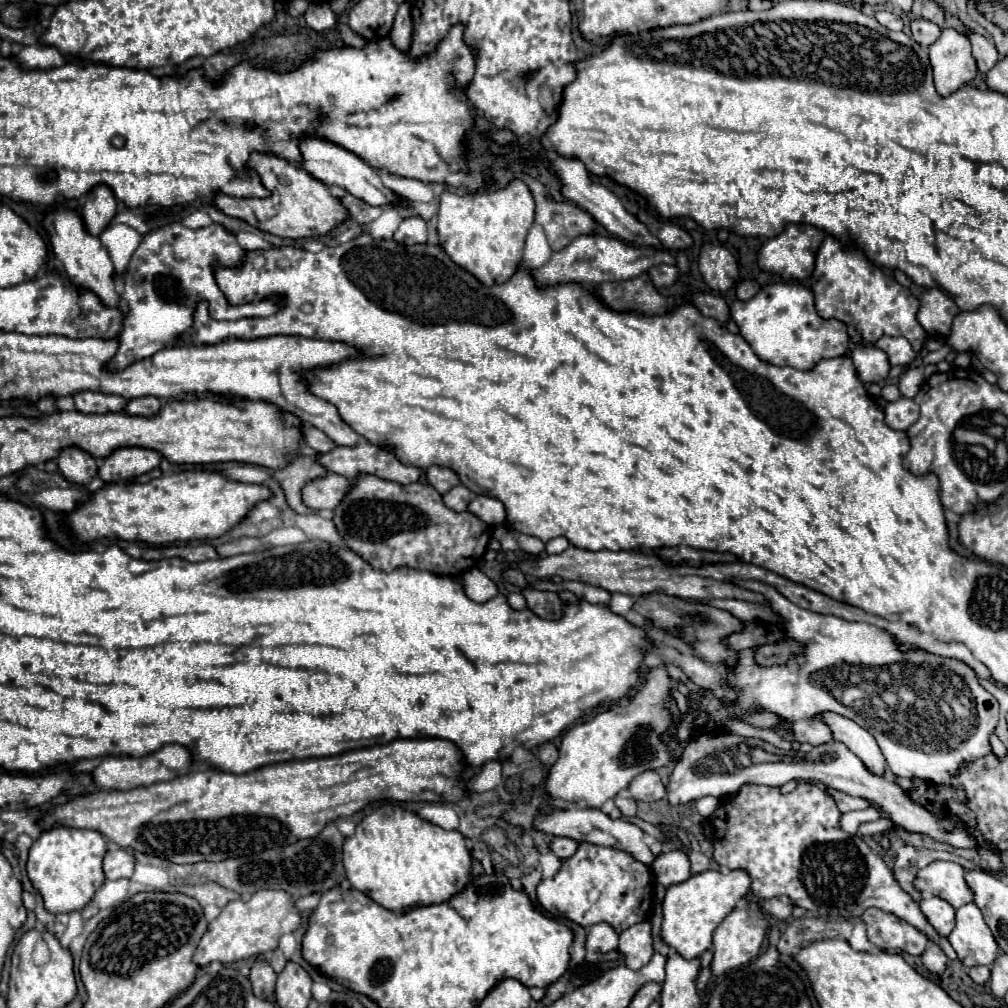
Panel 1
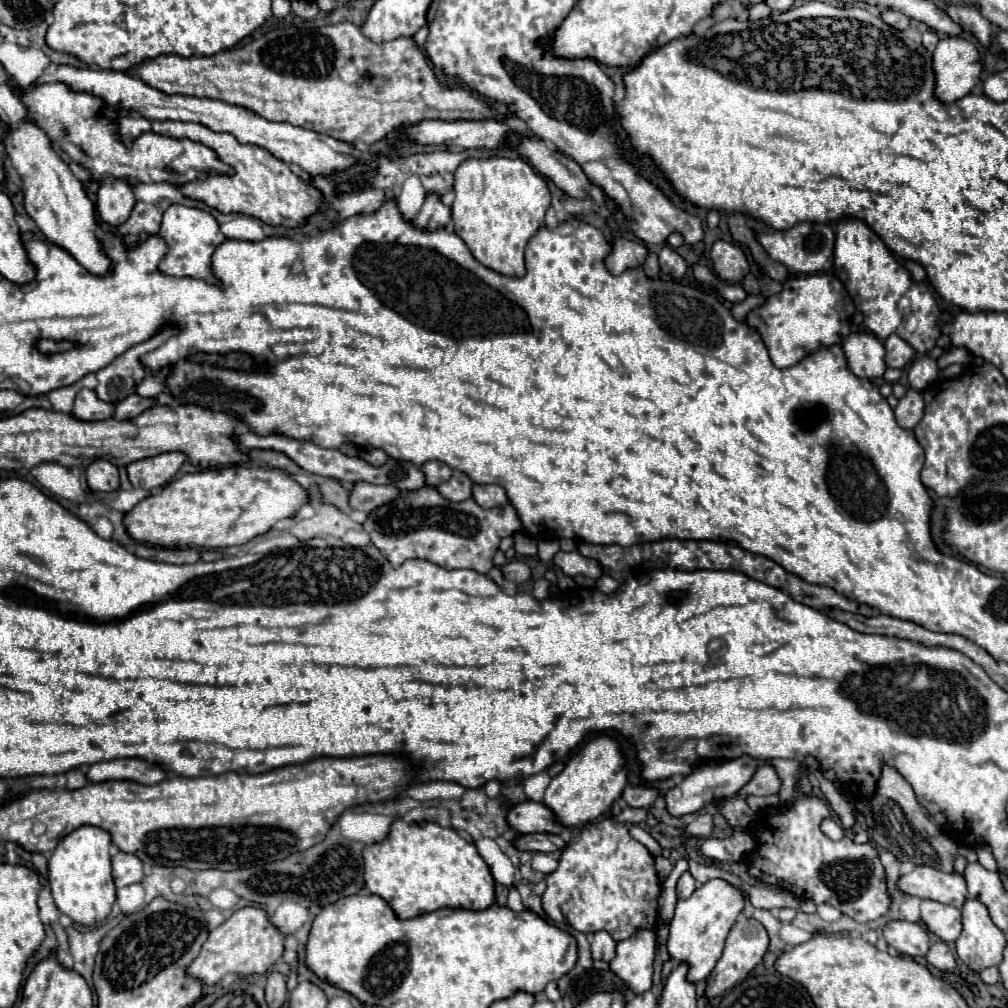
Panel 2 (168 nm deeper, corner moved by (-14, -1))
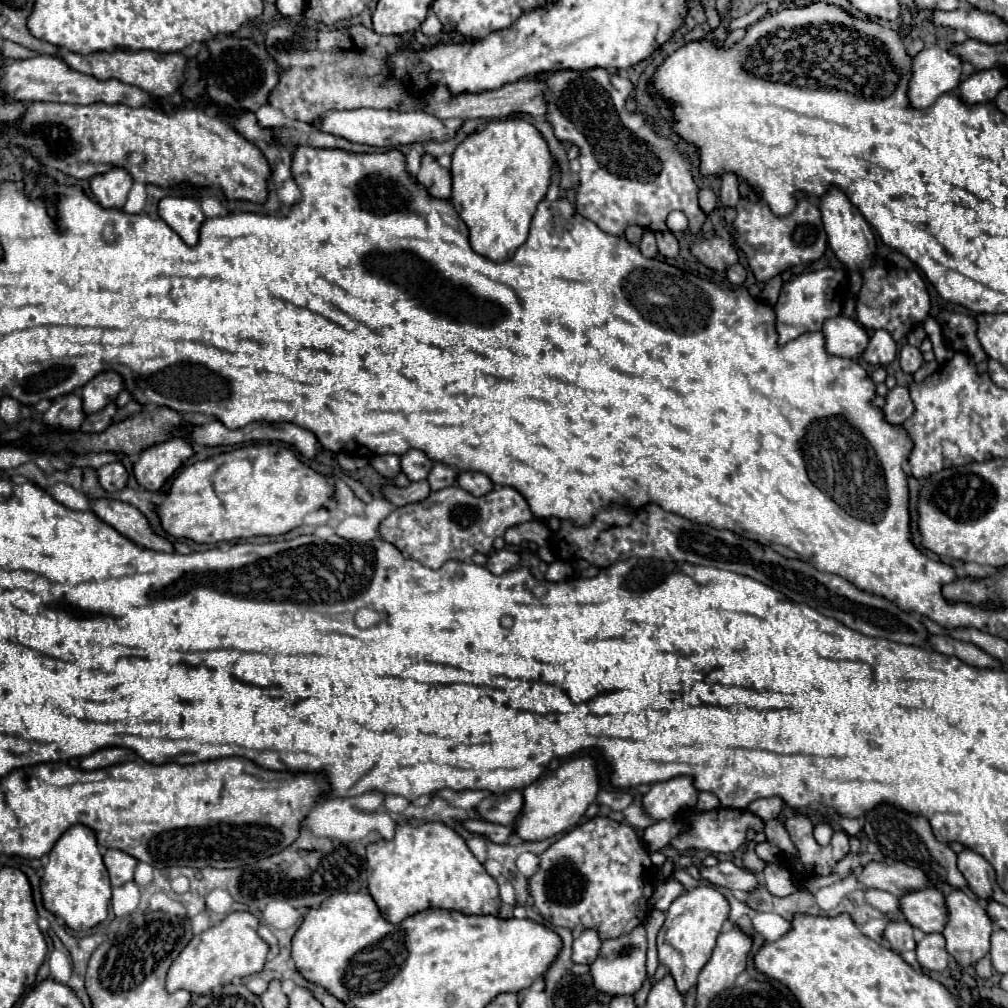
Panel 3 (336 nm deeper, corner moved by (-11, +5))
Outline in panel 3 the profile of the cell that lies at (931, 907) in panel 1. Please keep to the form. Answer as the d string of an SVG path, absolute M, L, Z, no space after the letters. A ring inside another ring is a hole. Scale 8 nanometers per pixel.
M935 888L915 890L901 896L901 910L907 922L923 932L943 932L947 924L947 902L945 896Z

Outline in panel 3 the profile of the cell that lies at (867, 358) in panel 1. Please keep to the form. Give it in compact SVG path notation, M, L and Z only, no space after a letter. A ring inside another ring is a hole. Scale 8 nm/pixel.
M845 316L827 320L827 324L823 326L823 334L827 340L825 344L827 352L831 352L833 356L851 358L851 360L857 360L865 352L871 340L869 332L861 324Z

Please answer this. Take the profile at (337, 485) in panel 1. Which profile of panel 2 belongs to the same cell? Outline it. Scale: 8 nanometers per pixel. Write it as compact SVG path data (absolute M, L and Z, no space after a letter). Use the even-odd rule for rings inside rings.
M356 482L354 490L350 492L350 506L354 510L370 512L378 506L384 506L386 502L392 502L400 494L402 492L394 486L376 486L376 484L368 484L368 482Z

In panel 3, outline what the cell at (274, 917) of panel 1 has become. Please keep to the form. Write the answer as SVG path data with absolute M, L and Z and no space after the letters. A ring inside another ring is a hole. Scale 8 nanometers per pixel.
M231 912L217 926L197 934L171 964L167 972L167 990L175 992L179 988L187 988L189 992L203 996L211 992L211 988L231 982L237 976L243 978L261 972L267 960L269 944L259 936L259 926L257 916L251 912Z

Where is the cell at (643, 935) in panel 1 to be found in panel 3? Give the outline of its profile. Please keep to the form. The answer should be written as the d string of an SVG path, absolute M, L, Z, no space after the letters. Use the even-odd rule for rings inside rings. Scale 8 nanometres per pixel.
M643 926L635 928L627 936L619 936L619 938L613 938L613 940L603 940L601 952L599 952L597 960L591 964L591 974L593 974L595 988L601 990L601 992L607 992L607 994L615 994L615 996L639 992L639 988L643 986L643 982L647 978L645 952L647 952L647 936L645 936Z

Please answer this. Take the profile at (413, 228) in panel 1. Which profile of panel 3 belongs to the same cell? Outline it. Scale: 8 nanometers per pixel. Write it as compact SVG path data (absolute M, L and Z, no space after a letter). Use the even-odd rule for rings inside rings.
M423 156L421 160L421 170L417 174L417 182L427 188L429 196L437 198L437 200L449 200L451 196L451 176L447 170L443 170L437 160L433 160L431 156Z

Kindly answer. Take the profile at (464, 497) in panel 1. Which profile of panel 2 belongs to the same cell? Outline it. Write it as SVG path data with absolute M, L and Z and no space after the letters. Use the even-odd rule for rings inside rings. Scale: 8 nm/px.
M454 470L450 480L438 484L436 490L444 498L450 498L450 502L462 502L462 500L468 500L472 496L472 482L470 482L470 478L466 478L466 474Z

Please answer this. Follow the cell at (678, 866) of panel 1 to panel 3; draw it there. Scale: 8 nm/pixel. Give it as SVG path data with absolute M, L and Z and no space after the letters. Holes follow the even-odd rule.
M671 876L669 880L665 880L663 884L659 884L659 886L655 888L655 892L653 892L653 896L651 896L651 904L653 904L657 910L663 910L663 912L665 912L665 910L671 906L671 902L673 902L679 894L683 894L683 892L685 892L683 884Z

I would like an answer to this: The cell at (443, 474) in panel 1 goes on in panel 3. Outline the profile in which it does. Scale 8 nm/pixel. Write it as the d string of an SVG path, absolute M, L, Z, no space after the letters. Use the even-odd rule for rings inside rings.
M411 450L401 456L401 470L407 474L407 478L411 482L425 480L429 476L433 464L435 462L425 452L419 452L419 450Z

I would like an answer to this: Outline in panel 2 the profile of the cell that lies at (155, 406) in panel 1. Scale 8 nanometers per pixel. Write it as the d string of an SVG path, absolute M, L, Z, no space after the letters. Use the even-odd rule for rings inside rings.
M132 394L128 398L124 398L122 402L116 404L114 408L114 418L116 420L130 420L130 418L136 418L138 414L142 414L144 410L148 410L152 406L152 398L142 398L138 394Z

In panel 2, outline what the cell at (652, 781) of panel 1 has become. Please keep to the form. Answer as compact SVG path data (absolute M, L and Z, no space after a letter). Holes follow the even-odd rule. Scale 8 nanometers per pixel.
M626 786L622 790L622 800L630 808L648 808L658 796L656 788L650 786Z

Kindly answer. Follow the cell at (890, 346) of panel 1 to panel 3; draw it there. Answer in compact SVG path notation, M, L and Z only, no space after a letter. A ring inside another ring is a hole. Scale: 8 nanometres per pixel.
M879 330L879 332L871 334L869 346L863 352L863 358L869 364L875 364L875 366L887 366L887 364L891 364L895 360L897 352L899 352L899 346L893 340L893 336L889 332Z

